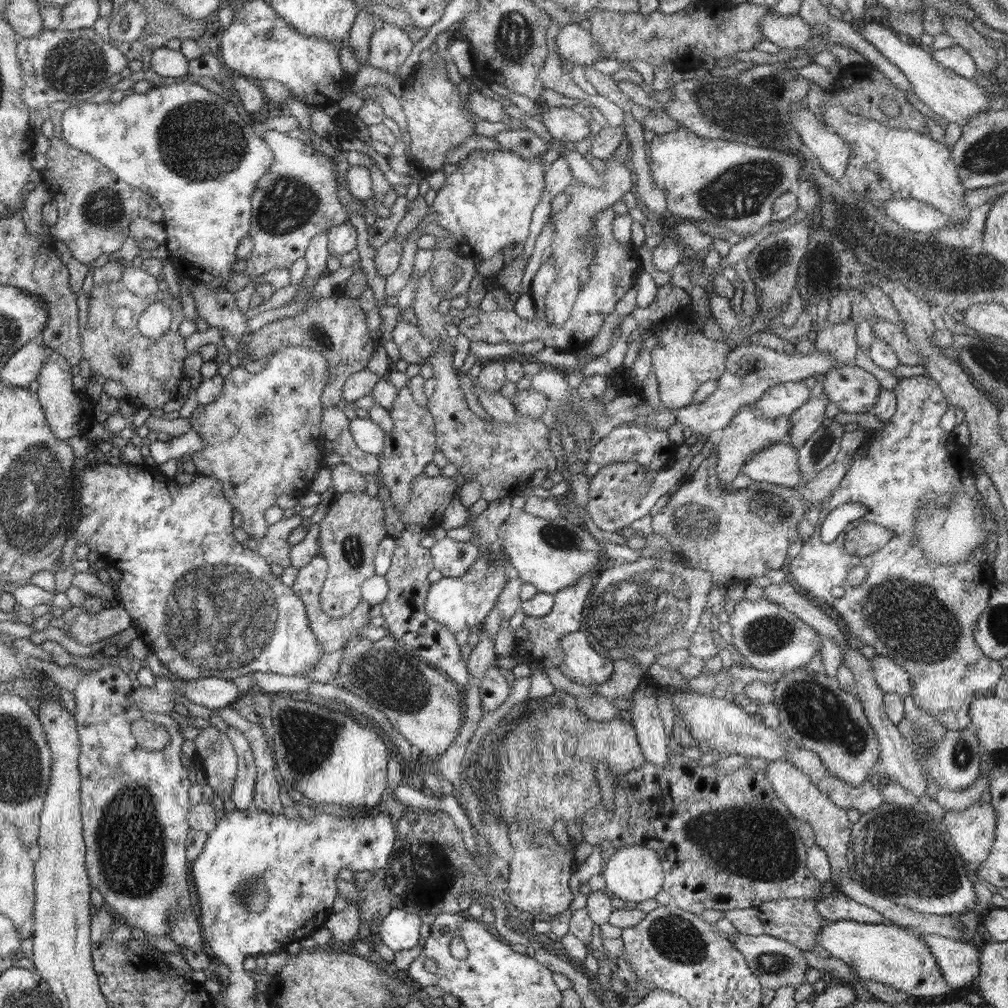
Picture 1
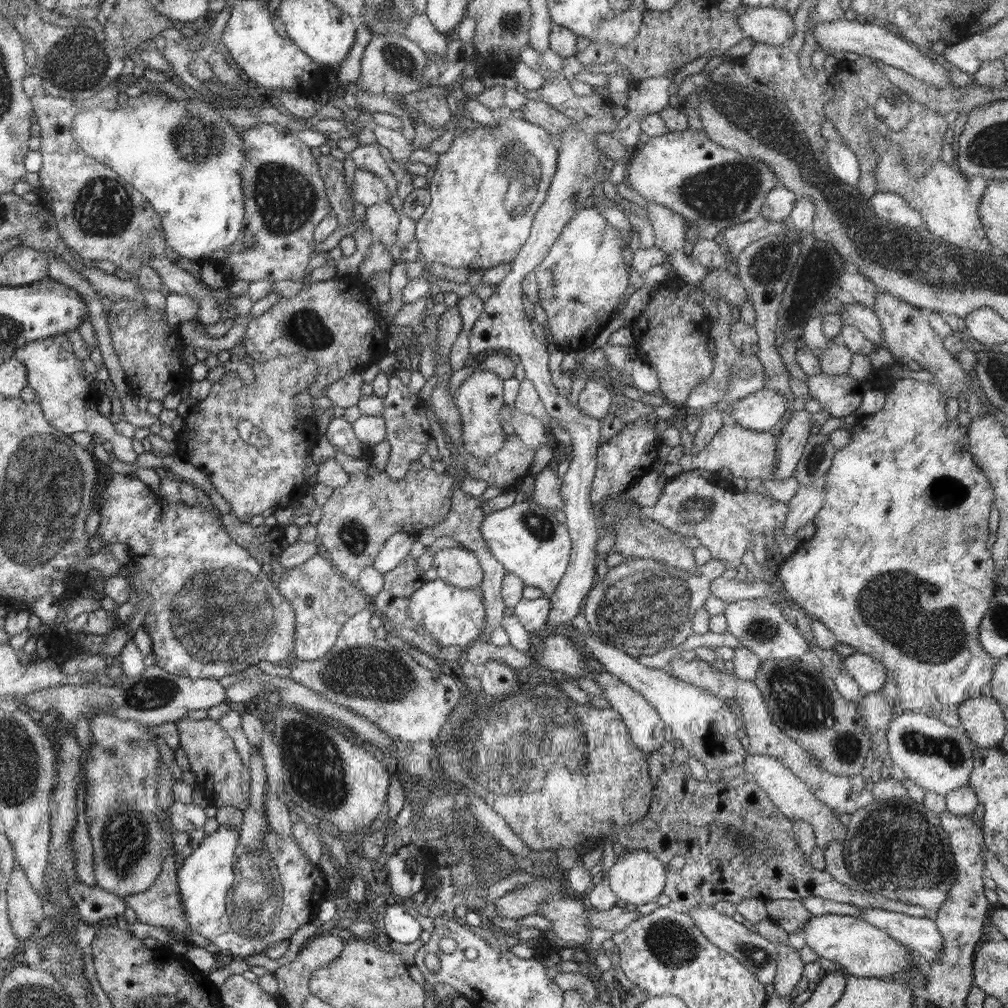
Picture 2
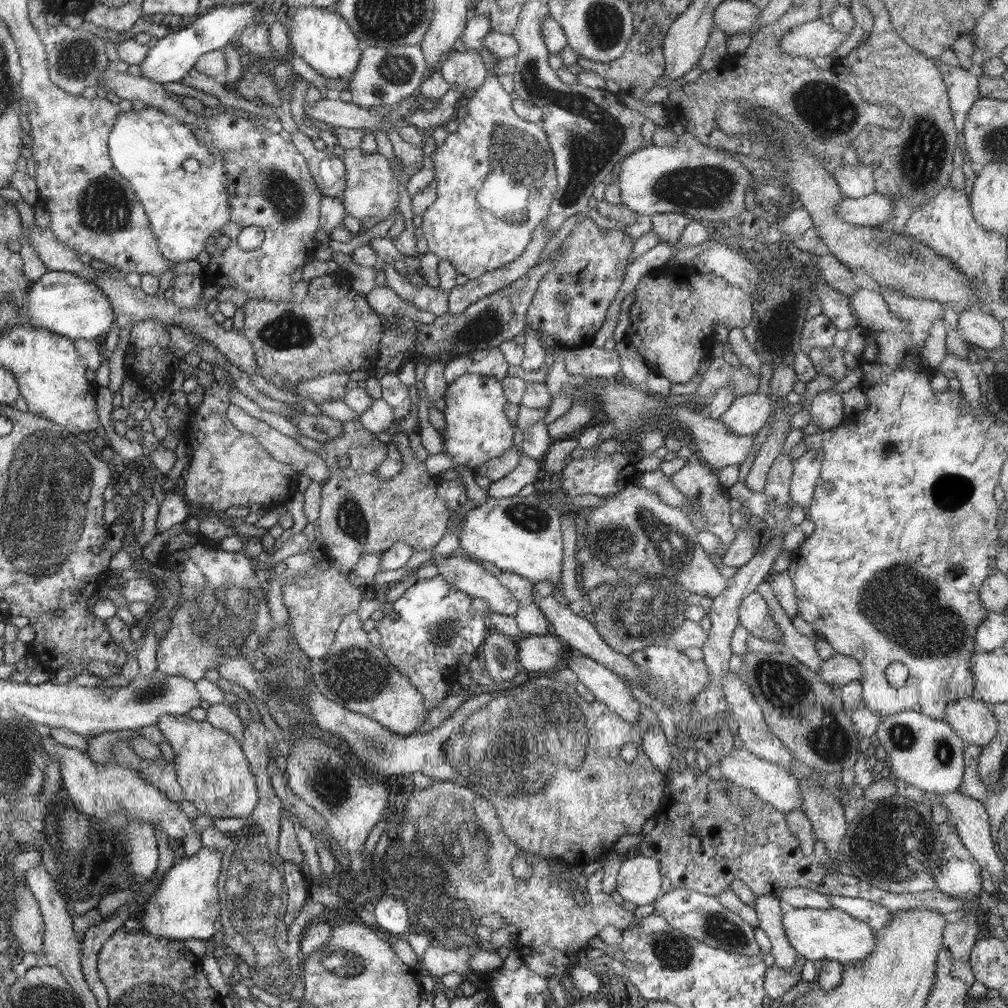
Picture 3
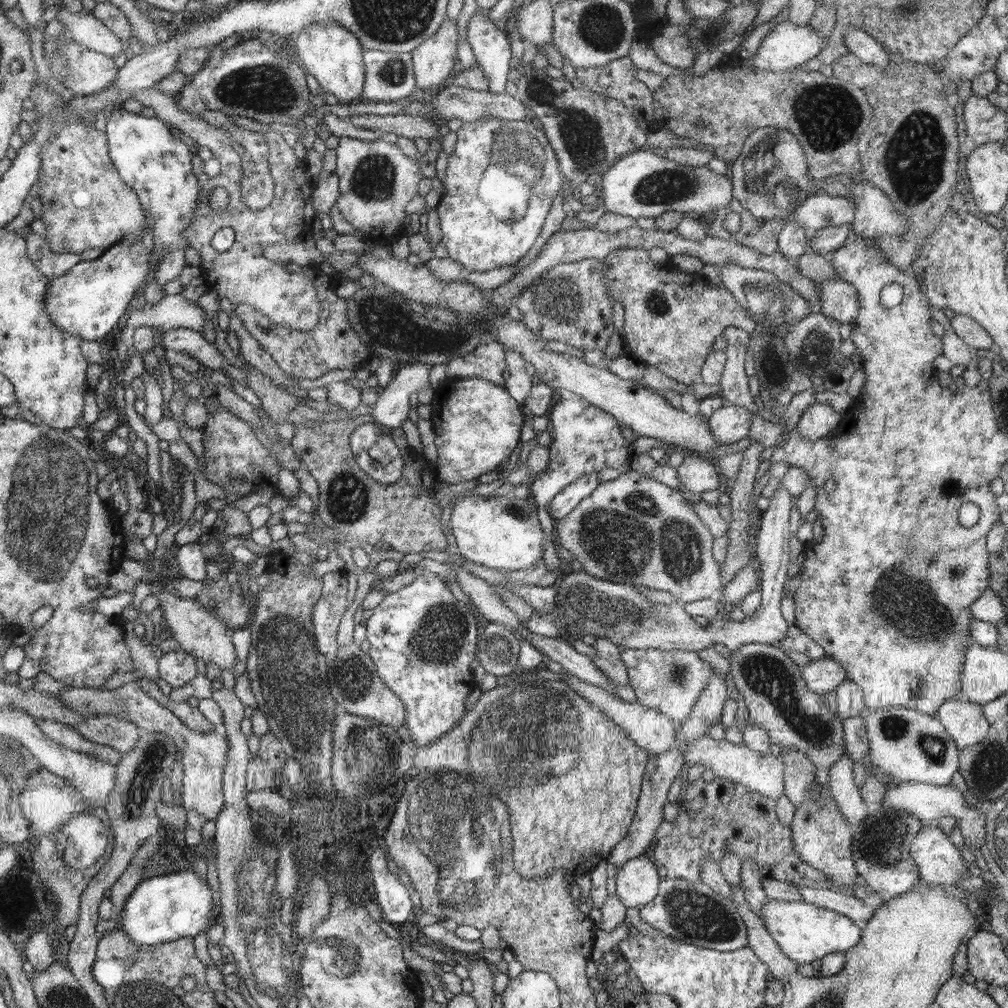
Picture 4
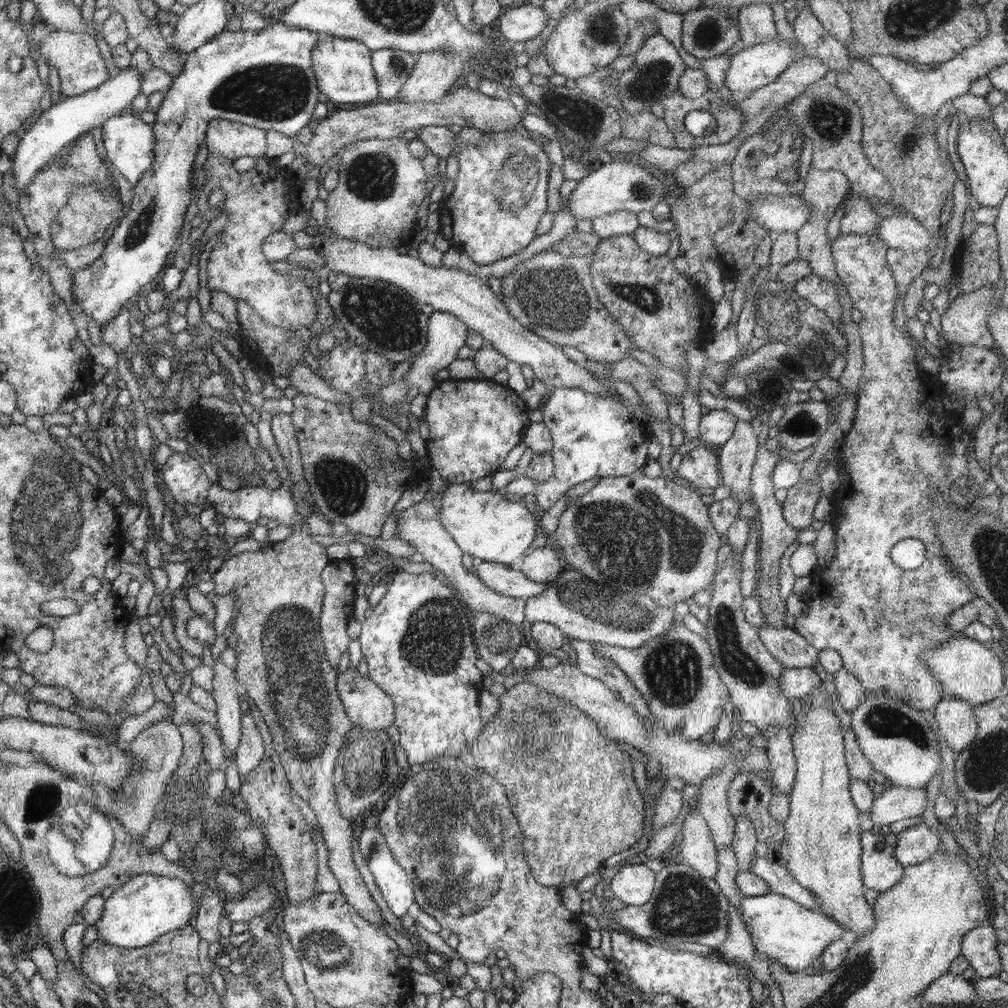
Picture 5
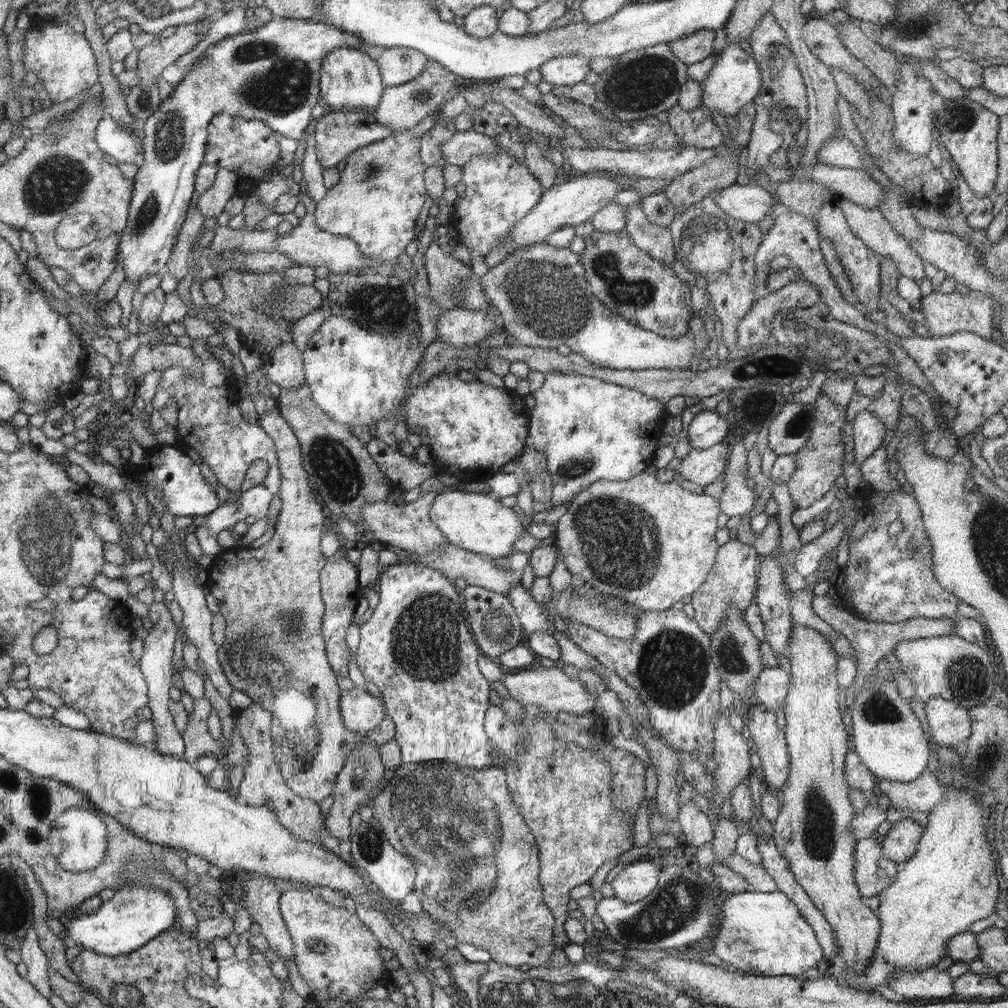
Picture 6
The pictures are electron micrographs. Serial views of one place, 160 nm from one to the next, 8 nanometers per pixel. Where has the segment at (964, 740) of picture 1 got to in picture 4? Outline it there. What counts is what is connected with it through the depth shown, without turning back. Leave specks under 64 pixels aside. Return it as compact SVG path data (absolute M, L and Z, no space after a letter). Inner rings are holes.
M887 706L865 712L864 724L869 741L870 760L895 783L950 785L959 772L959 748L945 726L935 717L921 712Z

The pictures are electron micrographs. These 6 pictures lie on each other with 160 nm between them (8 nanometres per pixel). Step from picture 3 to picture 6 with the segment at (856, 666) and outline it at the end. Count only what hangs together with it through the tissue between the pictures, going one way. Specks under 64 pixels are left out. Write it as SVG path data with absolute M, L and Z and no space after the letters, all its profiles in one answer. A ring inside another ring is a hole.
M765 668L753 684L755 707L773 712L779 705L783 705L790 679L788 668Z

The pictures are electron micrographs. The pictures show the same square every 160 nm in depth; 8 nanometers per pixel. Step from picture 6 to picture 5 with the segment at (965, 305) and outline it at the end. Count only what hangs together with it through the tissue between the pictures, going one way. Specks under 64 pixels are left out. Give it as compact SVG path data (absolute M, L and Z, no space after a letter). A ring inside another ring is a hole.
M984 288L982 294L961 294L949 300L946 312L941 314L942 334L948 341L958 345L982 346L995 349L995 342L988 330L990 301L983 295L990 288Z

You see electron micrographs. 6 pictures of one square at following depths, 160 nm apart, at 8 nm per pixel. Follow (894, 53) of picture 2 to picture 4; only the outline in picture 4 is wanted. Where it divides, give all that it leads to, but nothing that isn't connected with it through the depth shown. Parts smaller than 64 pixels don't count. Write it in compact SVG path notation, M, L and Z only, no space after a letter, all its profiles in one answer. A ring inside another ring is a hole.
M783 21L764 36L751 57L758 71L791 71L812 60L826 46L826 38L810 26Z

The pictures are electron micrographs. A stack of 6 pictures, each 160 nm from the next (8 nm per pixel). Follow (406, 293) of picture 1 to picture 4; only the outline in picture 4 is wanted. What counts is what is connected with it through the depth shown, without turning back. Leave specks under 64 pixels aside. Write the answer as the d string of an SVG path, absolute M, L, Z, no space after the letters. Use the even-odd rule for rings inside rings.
M479 12L469 20L466 38L474 51L477 64L490 81L491 93L505 92L512 53L510 36L495 22L484 19ZM491 116L476 122L464 122L456 134L454 152L447 158L444 194L436 207L442 231L440 242L452 260L466 270L486 272L515 264L535 246L556 195L564 193L565 178L560 155L548 140L544 127L536 128L526 121Z

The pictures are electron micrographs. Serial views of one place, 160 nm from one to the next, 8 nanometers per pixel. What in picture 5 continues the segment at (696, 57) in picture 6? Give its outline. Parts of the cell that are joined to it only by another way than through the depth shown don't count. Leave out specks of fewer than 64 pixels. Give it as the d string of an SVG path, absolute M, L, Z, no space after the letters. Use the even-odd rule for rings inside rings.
M702 7L683 15L684 50L700 60L724 54L740 38L737 20L718 10Z

